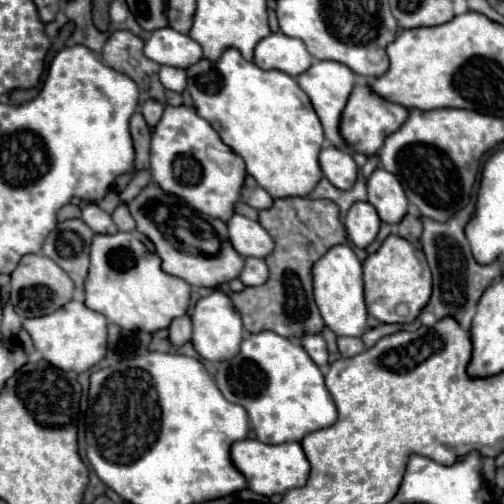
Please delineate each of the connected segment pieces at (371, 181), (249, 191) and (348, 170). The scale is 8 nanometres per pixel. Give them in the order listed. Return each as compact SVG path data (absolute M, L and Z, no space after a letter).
M376 168L368 178L368 202L378 210L380 220L396 226L408 212L408 198L398 178L384 168Z
M248 176L246 182L244 182L242 200L244 200L246 204L250 204L252 208L256 208L256 210L266 210L266 208L270 208L272 202L274 202L272 196L270 196L264 188L260 188L258 182L256 182L252 176Z
M328 146L328 148L322 148L318 160L320 160L324 176L336 188L340 188L340 190L352 188L352 184L356 182L356 176L358 176L358 166L356 166L354 158L350 156L350 152Z

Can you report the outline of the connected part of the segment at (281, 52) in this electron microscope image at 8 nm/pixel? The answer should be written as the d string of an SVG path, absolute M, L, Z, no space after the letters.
M276 32L258 42L254 64L262 70L280 70L290 76L298 76L302 70L312 66L312 56L302 40Z

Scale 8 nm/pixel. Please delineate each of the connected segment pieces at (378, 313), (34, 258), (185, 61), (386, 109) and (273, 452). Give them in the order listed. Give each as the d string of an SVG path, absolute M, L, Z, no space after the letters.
M390 234L382 246L364 260L364 292L368 314L372 318L386 324L412 322L428 304L432 294L432 274L422 250L416 250L410 242L406 242L406 238Z
M26 254L12 272L12 292L10 300L14 304L14 310L22 318L34 318L52 314L54 310L62 308L66 302L72 300L74 294L74 282L70 282L70 276L50 258L42 254Z
M160 28L154 30L146 40L144 54L162 66L190 68L202 58L202 48L186 34L180 34L172 28Z
M360 82L354 86L350 94L350 100L342 116L340 130L352 150L370 156L370 154L376 154L376 150L382 146L386 136L390 136L394 130L398 130L398 126L402 126L402 122L406 122L406 114L410 114L410 108L378 96L370 84Z
M240 440L232 444L232 462L236 468L246 476L248 486L262 496L286 494L292 488L304 486L310 476L310 462L302 450L300 442L286 442L286 444L264 444L258 440Z

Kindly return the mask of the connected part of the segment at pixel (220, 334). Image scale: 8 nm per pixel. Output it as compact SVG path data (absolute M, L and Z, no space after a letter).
M214 290L210 296L196 302L192 310L192 344L202 358L210 362L222 362L222 358L234 358L234 354L238 354L240 350L242 332L244 330L240 314L234 310L230 298L224 292Z

